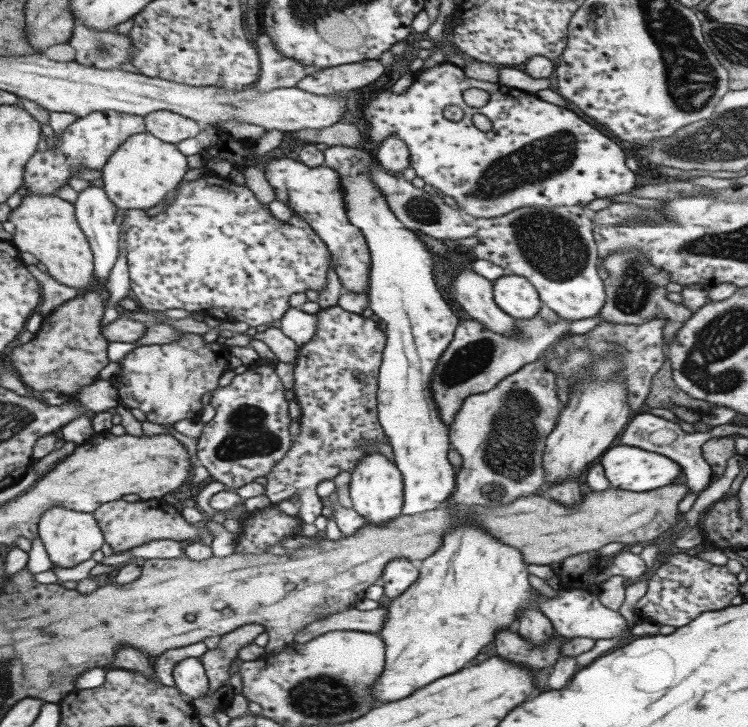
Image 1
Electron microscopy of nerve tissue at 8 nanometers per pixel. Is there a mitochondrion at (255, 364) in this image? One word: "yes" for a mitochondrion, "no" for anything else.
no

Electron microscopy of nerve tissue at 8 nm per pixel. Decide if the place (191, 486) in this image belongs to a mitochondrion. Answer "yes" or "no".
no

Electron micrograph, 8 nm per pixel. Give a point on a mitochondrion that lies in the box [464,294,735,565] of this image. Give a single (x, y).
(509, 448)

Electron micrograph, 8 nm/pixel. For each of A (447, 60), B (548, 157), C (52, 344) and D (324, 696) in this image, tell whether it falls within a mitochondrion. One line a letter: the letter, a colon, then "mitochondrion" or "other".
A: other
B: mitochondrion
C: other
D: mitochondrion

